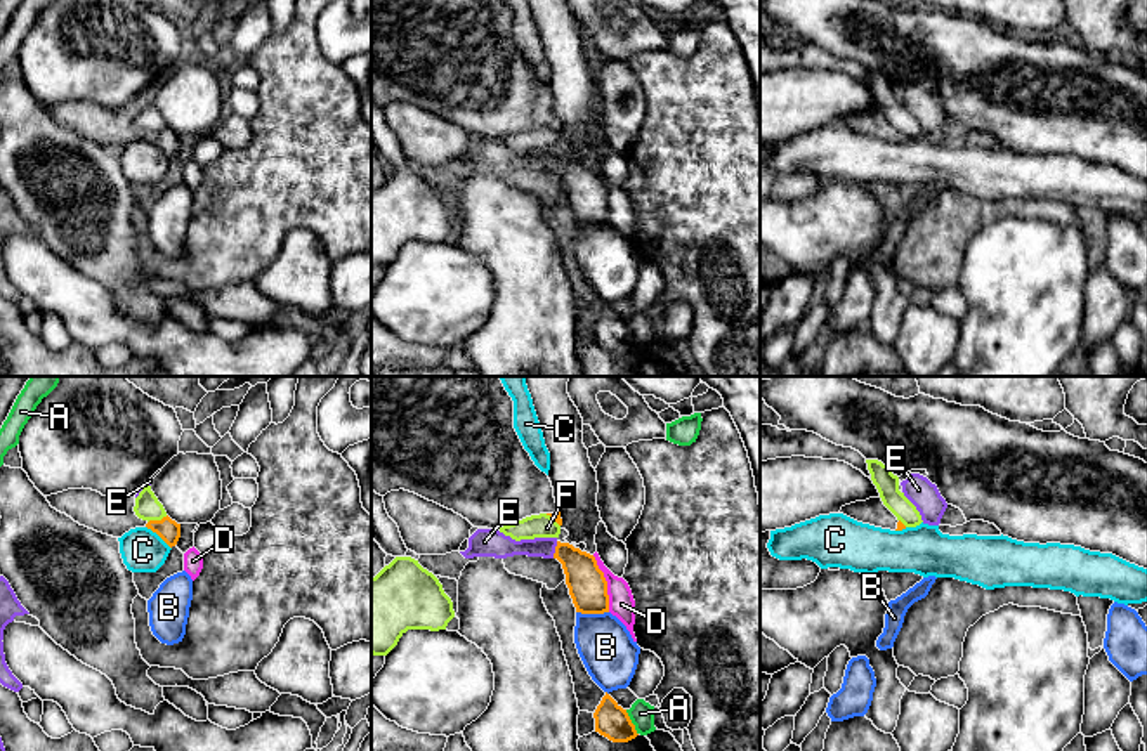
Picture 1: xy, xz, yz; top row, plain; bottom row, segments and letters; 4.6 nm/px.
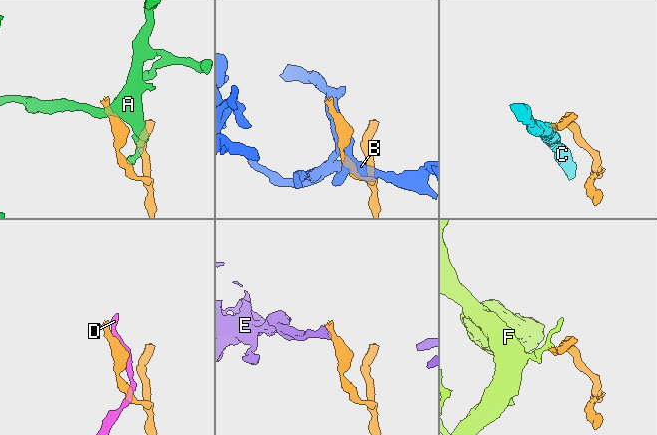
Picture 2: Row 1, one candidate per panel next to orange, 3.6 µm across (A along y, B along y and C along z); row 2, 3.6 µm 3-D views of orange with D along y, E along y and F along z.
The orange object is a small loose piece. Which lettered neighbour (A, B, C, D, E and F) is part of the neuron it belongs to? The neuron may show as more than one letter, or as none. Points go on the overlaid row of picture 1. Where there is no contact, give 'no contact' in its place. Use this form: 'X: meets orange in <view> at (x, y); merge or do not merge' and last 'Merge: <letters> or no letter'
A: meets orange in xz at (630, 722); do not merge
B: meets orange in xz at (592, 613); do not merge
C: meets orange in xy at (158, 535); do not merge
D: meets orange in xz at (606, 583); do not merge
E: meets orange in xz at (556, 550); do not merge
F: meets orange in xy at (157, 521); do not merge
Merge: no letter

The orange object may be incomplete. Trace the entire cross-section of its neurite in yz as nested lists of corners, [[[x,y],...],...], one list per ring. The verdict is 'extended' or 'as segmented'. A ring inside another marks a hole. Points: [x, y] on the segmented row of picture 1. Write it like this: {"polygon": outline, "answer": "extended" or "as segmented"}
{"polygon": [[[869,498],[842,506],[840,513],[875,527],[902,531],[906,526],[883,505],[882,498]]], "answer": "extended"}

